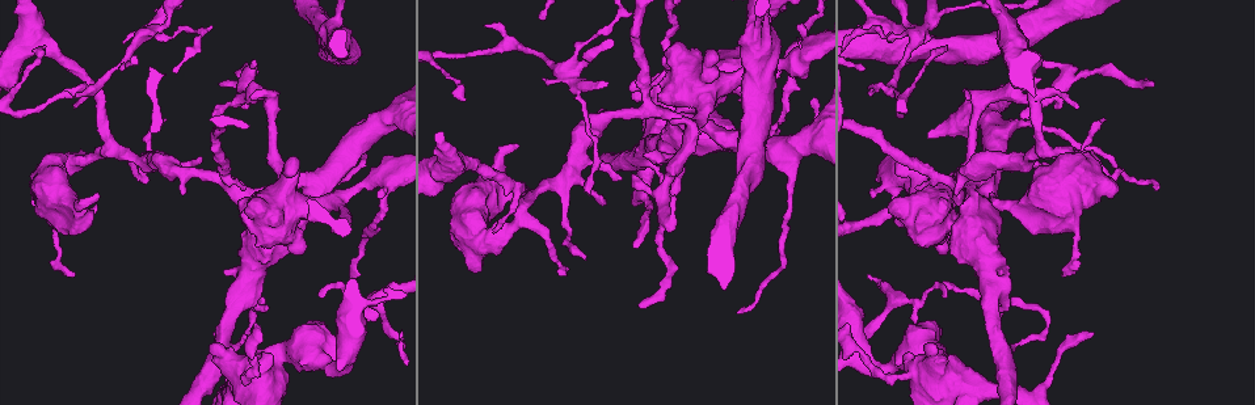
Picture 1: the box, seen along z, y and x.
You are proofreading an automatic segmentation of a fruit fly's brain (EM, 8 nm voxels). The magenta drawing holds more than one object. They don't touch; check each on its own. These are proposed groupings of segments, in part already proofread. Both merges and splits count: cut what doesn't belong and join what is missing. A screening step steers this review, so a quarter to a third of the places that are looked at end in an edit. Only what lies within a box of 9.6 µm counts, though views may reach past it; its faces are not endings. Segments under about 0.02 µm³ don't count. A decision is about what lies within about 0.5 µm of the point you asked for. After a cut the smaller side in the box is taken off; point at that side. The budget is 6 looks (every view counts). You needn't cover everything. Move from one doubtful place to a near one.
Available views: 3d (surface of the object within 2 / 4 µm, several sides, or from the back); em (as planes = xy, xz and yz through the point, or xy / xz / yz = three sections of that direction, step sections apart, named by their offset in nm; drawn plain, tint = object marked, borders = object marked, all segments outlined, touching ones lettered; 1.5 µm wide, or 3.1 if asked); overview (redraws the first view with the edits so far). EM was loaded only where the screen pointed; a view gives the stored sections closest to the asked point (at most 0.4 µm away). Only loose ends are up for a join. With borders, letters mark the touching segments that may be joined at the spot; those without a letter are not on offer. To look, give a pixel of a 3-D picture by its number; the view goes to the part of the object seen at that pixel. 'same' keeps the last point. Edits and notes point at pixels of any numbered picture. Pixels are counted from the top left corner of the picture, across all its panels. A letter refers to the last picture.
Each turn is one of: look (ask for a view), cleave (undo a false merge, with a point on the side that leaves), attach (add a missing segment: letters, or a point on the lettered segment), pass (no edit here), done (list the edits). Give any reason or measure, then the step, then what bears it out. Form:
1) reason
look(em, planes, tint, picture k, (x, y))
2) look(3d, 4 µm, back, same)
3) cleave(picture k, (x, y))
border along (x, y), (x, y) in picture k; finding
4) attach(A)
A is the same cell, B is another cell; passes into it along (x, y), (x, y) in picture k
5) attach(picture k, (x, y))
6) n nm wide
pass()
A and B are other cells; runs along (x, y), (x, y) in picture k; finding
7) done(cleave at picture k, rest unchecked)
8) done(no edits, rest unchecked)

thin end
look(3d, 2 µm, picture 1, (73, 275))

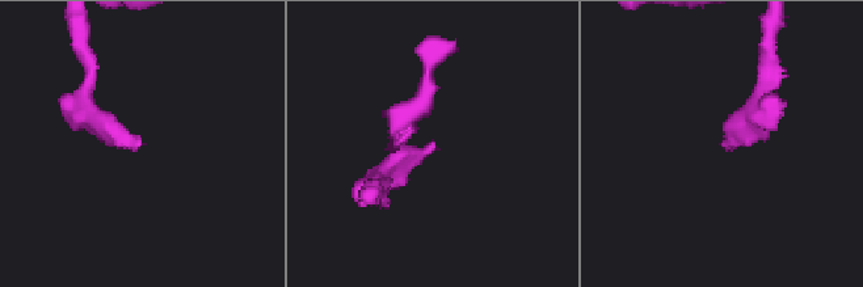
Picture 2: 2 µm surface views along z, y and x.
now the EM
look(em, planes, borders, picture 2, (726, 135))

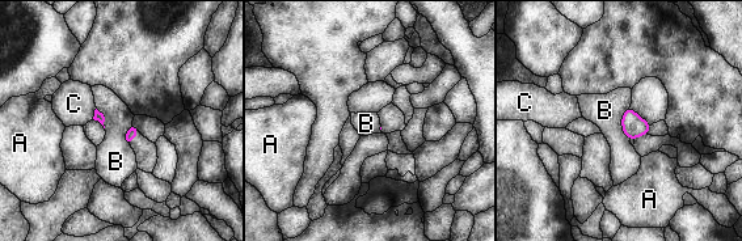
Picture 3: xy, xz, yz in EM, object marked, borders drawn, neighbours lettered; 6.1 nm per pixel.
B touches over 220 nm
pass()
A, B and C are other cells; border along (629, 105), (622, 115), (628, 139) in picture 3; no lettered segment goes on from it

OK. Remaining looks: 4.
thin end
look(3d, 2 µm, back, picture 1, (1156, 187))

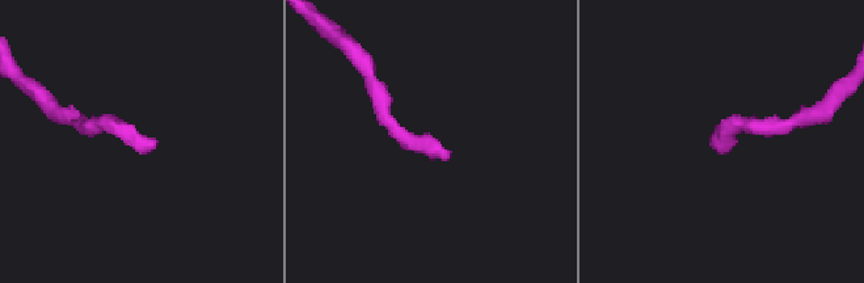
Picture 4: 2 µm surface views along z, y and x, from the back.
look(em, xz, step 4, tint, picture 4, (714, 148))

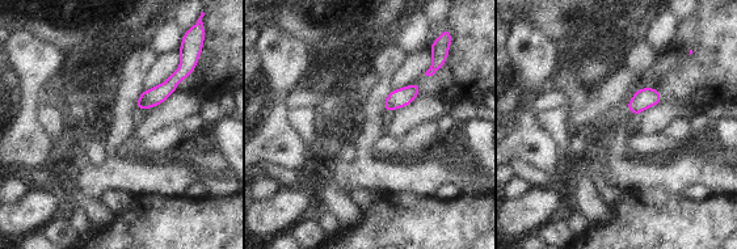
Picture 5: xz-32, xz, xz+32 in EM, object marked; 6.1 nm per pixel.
another direction
look(em, planes, borders, same)

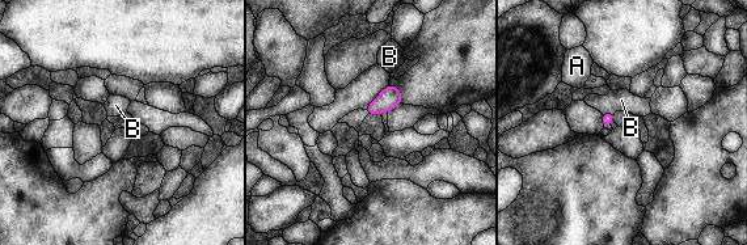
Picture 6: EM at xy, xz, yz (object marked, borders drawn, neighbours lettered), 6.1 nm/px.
B touches over 80 nm
pass()
A and B are other cells; border along (613, 113), (604, 112), (602, 114) in picture 6; no lettered segment goes on from it

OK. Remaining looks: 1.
free end
look(em, planes, borders, picture 1, (873, 198))

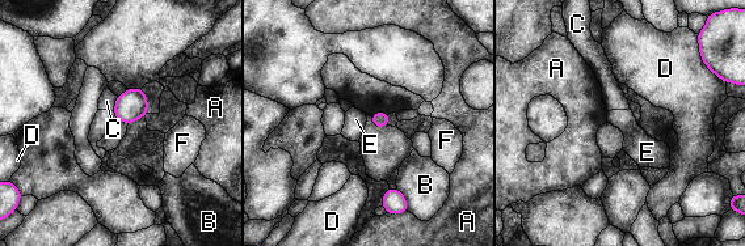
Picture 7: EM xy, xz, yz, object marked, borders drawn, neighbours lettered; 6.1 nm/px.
pass()
A, B, C, D, E and F are other cells; border along (112, 111), (117, 119) in picture 7; none of them fits

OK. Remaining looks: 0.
done(no edits, rest unchecked)

